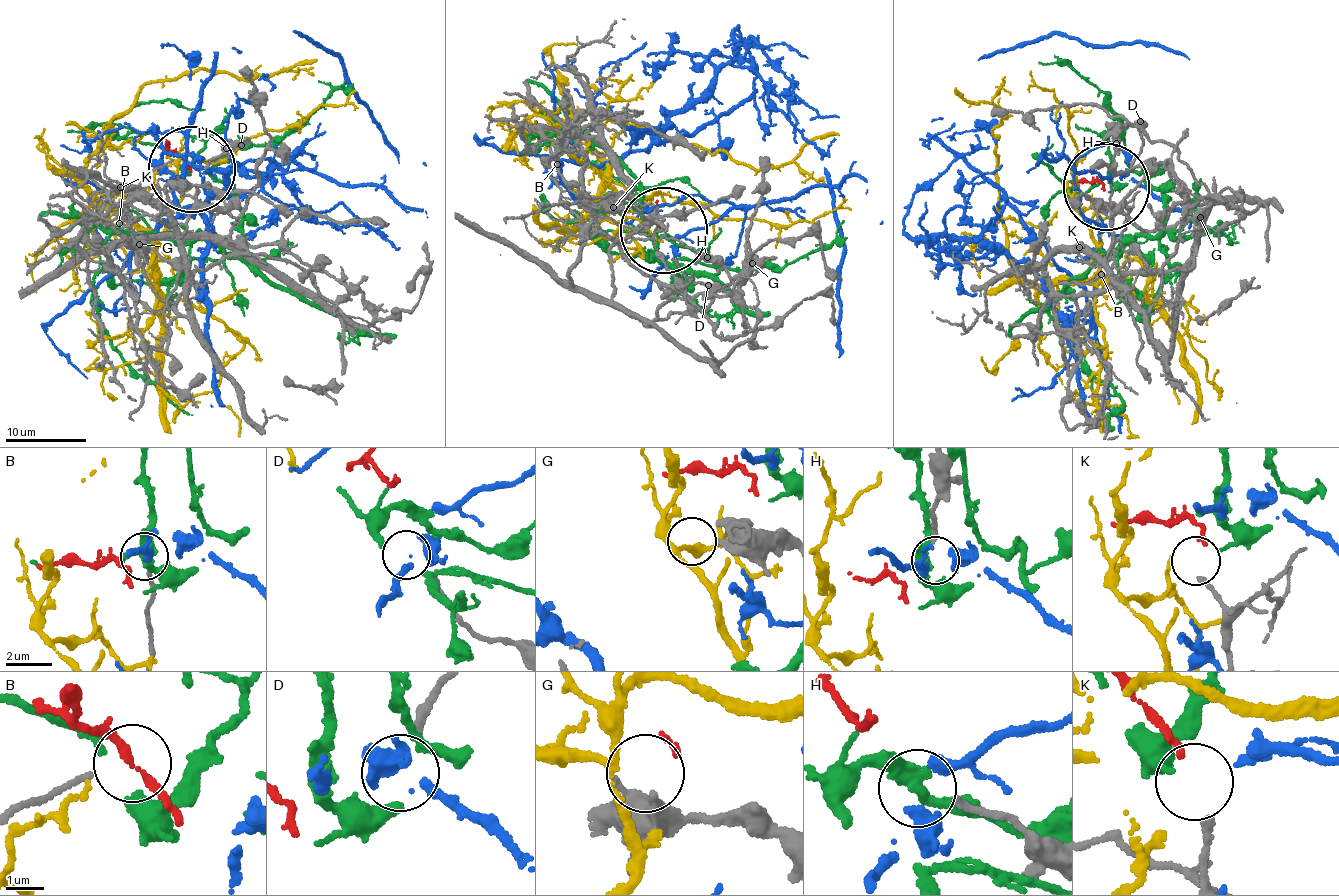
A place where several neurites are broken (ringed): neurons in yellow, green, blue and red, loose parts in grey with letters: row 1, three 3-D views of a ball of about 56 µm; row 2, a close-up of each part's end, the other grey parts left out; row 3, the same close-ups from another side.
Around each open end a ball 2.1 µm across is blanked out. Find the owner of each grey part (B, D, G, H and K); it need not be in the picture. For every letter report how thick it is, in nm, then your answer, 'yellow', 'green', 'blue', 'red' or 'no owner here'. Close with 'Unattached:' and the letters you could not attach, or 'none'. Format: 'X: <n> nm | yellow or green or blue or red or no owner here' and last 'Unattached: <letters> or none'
B: 150 nm | no owner here
D: 260 nm | no owner here
G: 320 nm | no owner here
H: 170 nm | no owner here
K: 240 nm | red
Unattached: B, D, G, H

